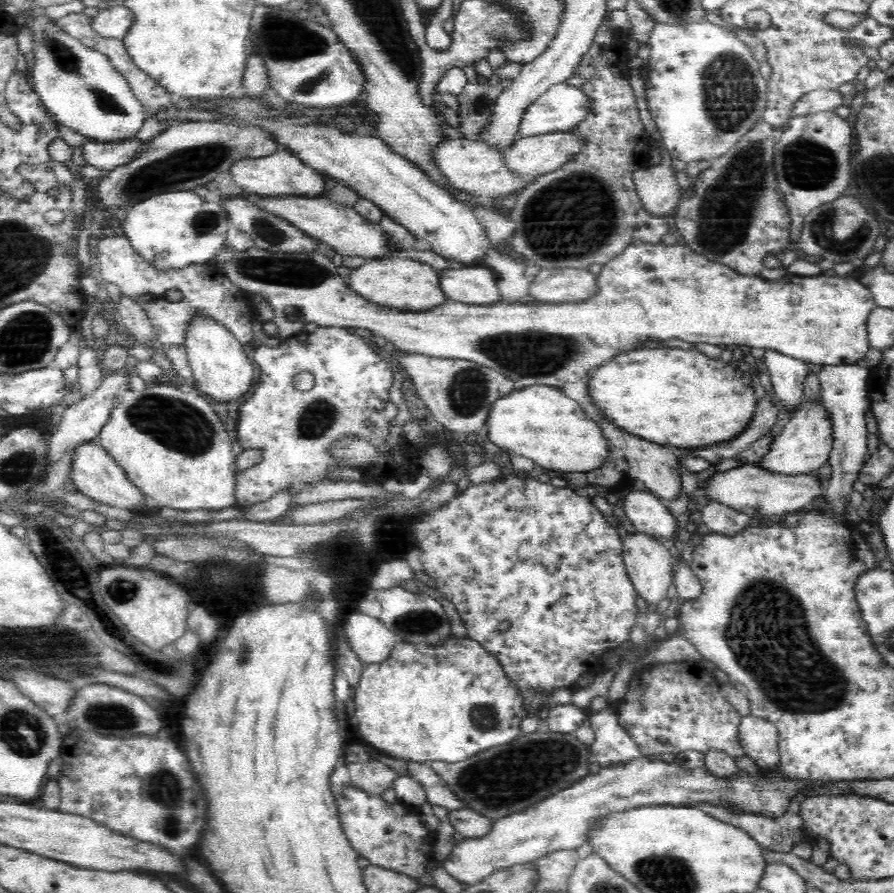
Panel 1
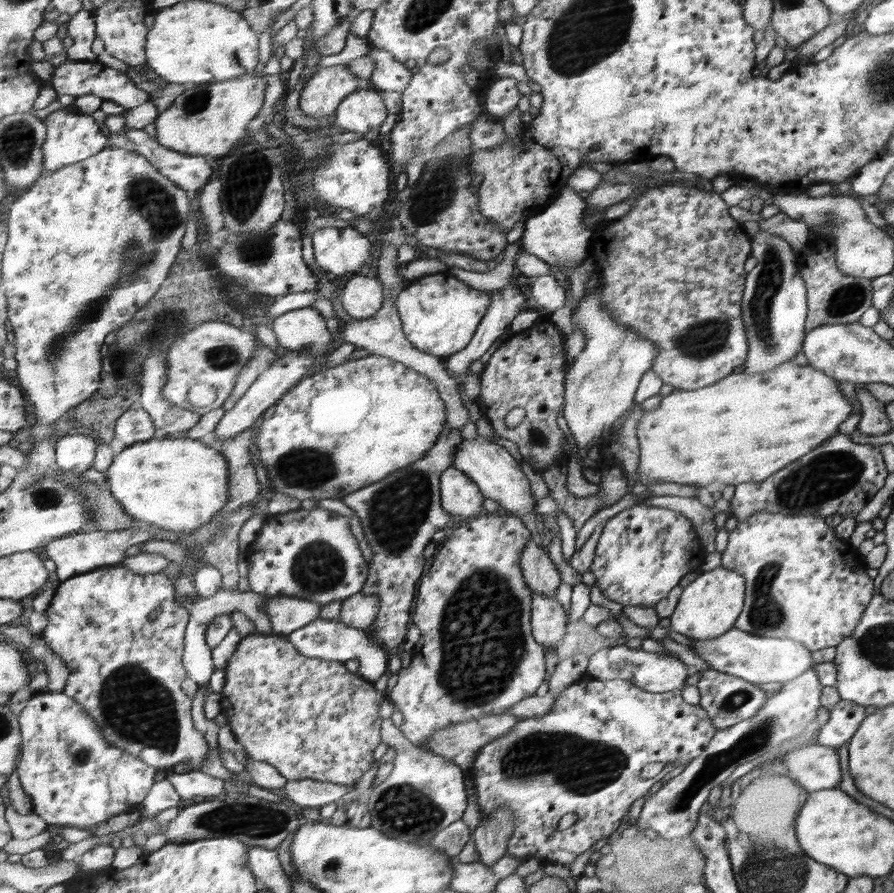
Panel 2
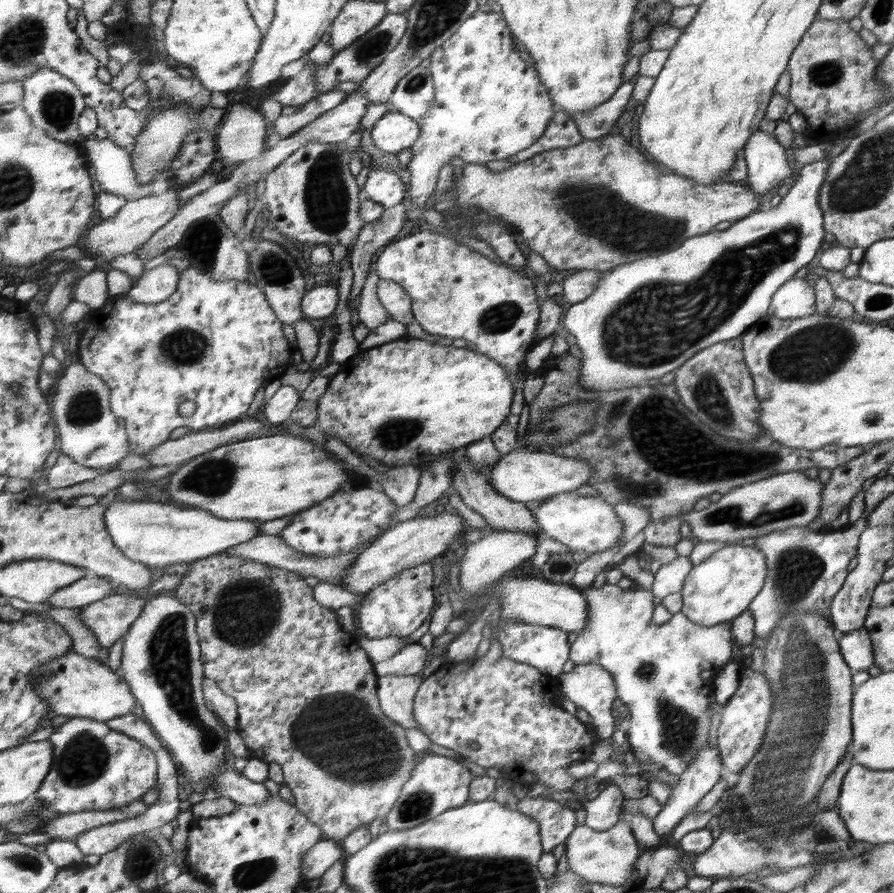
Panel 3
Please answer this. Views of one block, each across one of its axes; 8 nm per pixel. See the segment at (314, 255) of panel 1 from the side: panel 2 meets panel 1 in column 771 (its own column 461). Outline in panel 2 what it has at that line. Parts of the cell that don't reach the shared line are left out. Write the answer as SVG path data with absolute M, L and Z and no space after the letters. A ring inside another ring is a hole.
M449 270L424 275L411 280L396 296L394 306L403 324L406 338L422 352L440 358L449 358L465 348L480 328L490 300L482 290L470 287Z

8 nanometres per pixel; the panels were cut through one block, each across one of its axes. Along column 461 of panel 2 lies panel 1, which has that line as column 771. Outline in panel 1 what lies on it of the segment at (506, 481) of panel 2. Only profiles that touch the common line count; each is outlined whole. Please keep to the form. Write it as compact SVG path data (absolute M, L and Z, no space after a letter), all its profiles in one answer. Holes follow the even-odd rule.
M810 400L802 404L770 444L768 454L757 463L758 466L774 473L799 475L806 471L818 470L820 466L826 464L829 461L833 443L833 422L826 409L818 400Z

